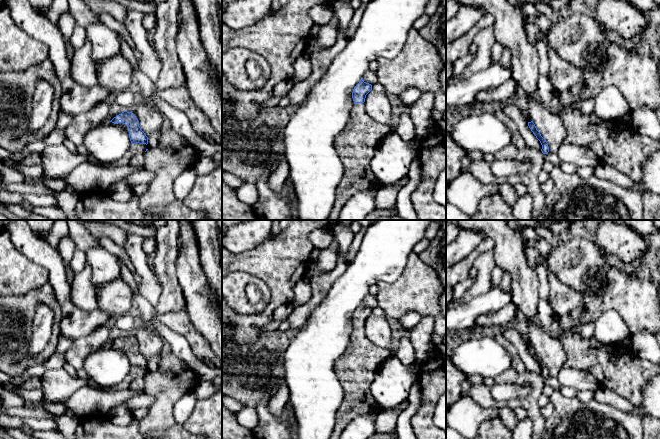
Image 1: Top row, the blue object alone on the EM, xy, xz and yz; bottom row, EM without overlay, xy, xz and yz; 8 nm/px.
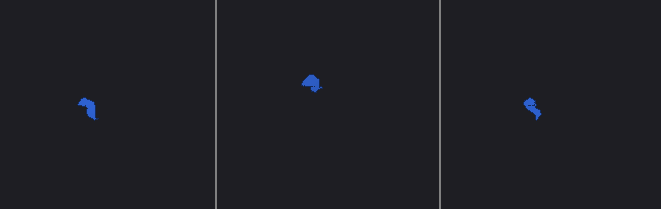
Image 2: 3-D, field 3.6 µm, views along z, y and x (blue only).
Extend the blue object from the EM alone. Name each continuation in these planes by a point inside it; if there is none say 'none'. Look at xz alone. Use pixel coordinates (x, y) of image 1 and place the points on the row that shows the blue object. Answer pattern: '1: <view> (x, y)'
1: xz (356, 144)

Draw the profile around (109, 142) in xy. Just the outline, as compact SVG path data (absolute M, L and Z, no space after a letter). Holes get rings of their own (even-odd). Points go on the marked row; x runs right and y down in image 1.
M108 122L88 132L83 145L98 161L114 164L130 151L133 144L125 124Z

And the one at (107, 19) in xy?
M101 13L99 18L107 27L120 34L133 49L135 48L134 41L123 23L120 23L108 13Z

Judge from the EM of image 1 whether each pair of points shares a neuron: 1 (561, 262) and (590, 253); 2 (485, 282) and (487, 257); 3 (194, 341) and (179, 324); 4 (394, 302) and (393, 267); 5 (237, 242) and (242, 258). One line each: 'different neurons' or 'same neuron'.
1: same neuron
2: same neuron
3: same neuron
4: different neurons
5: different neurons

